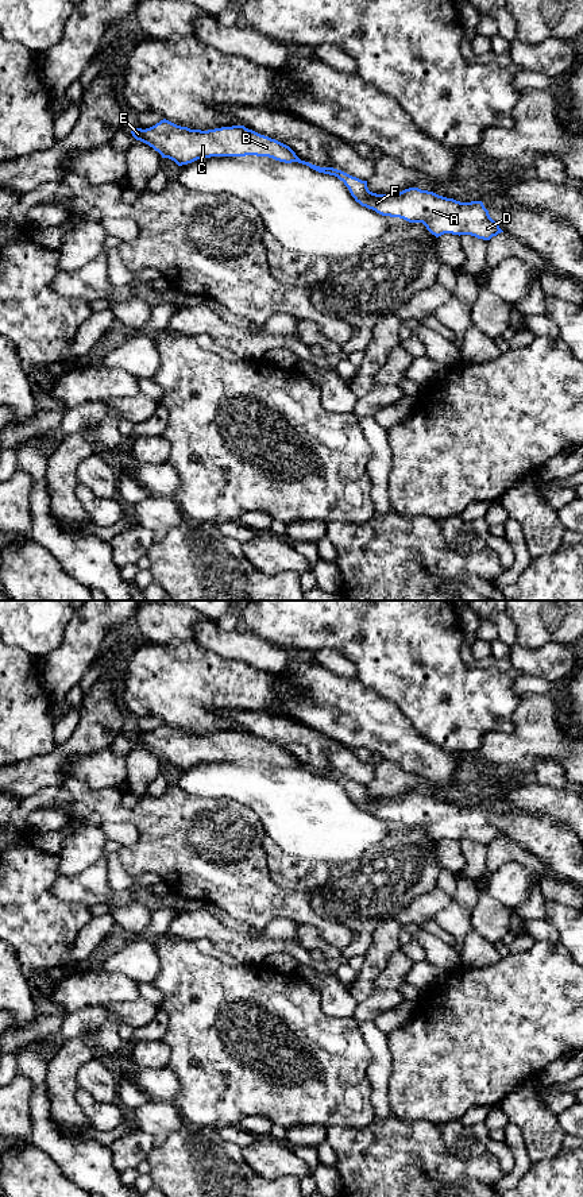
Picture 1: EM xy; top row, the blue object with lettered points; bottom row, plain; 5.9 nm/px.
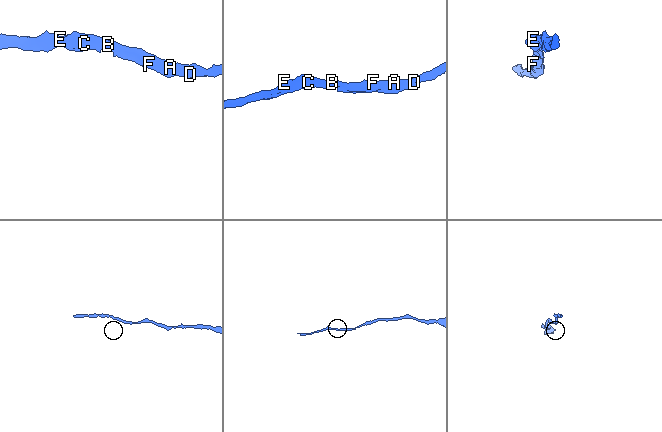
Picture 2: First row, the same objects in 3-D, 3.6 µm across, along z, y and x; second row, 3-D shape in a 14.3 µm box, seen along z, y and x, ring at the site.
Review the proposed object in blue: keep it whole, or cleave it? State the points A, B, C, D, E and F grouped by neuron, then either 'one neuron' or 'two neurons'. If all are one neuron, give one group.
groups A B C D E F; one neuron

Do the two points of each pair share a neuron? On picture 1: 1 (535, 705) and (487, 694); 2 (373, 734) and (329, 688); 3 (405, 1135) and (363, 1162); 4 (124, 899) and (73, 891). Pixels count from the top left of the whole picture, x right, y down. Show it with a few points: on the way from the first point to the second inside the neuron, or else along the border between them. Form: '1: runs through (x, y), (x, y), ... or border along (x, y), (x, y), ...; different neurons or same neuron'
1: border along (521, 697), (513, 713), (513, 729), (510, 732); different neurons
2: runs through (362, 724), (338, 699); same neuron
3: runs through (394, 1146), (378, 1162), (374, 1162); same neuron
4: runs through (112, 898), (97, 891), (85, 891); same neuron

